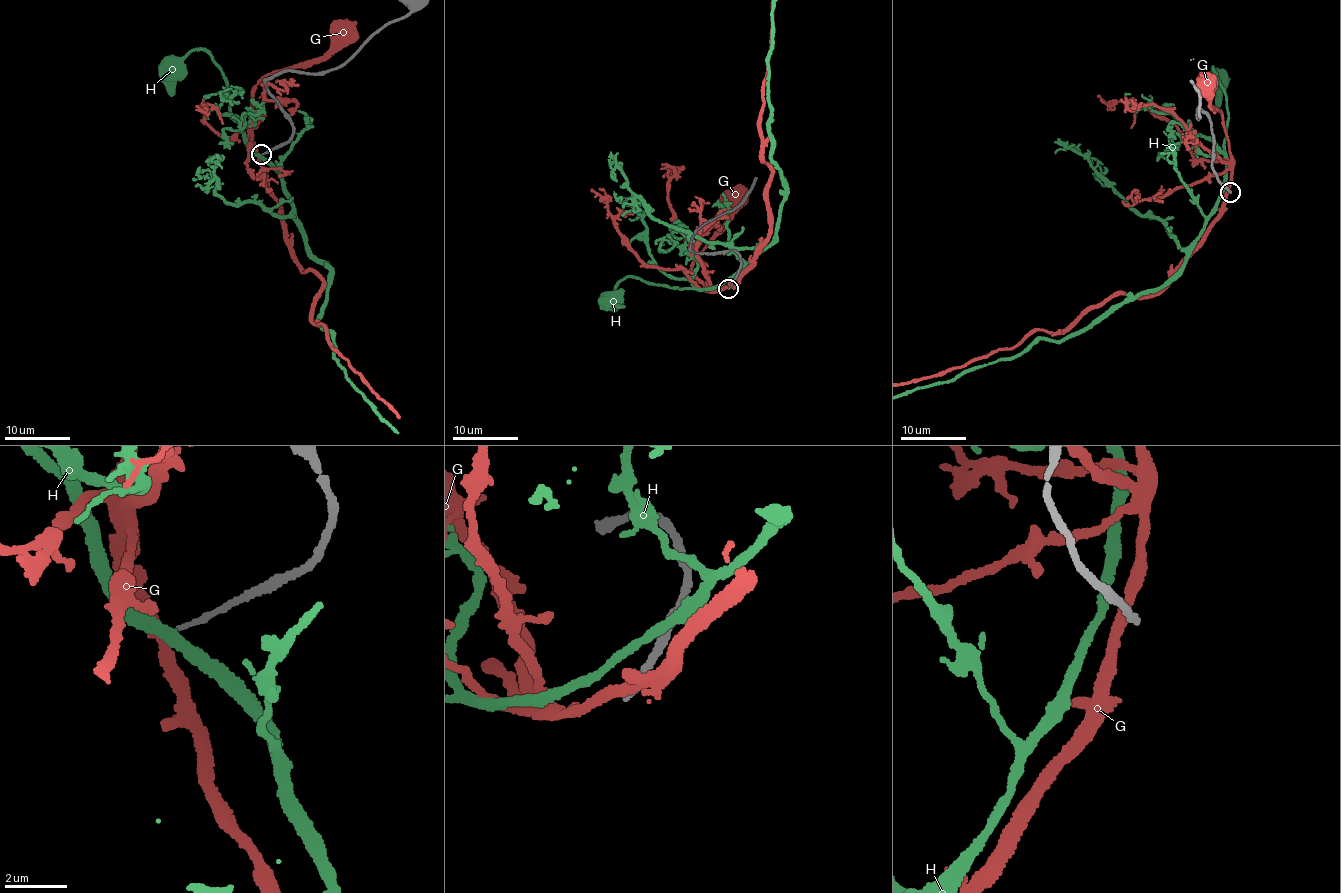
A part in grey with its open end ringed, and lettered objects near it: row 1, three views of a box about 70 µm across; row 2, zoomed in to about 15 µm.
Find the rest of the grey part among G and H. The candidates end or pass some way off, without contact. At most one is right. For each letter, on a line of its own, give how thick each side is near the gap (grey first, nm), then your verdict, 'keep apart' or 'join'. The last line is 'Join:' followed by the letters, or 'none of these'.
G: calibres 150 and 340 nm; keep apart
H: calibres 150 and 300 nm; keep apart
Join: none of these

